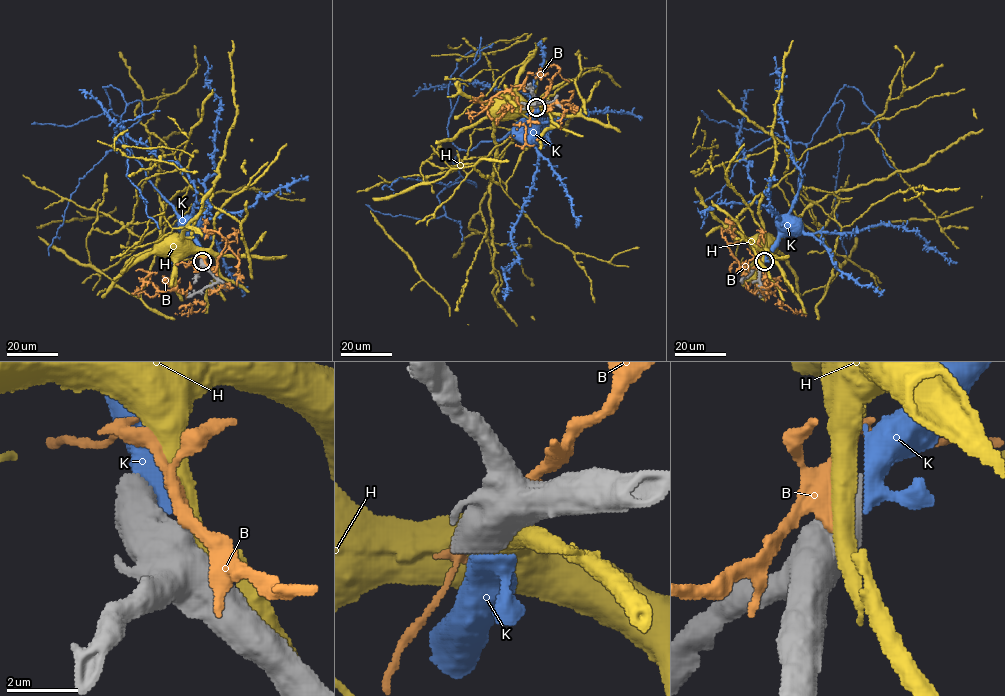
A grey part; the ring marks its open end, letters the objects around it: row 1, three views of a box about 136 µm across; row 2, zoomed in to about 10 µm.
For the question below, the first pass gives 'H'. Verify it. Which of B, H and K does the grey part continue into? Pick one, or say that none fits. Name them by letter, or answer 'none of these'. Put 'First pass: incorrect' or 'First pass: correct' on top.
First pass: incorrect
K

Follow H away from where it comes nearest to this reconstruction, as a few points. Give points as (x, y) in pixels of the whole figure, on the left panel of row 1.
H: (205, 264), (201, 254), (189, 249)

